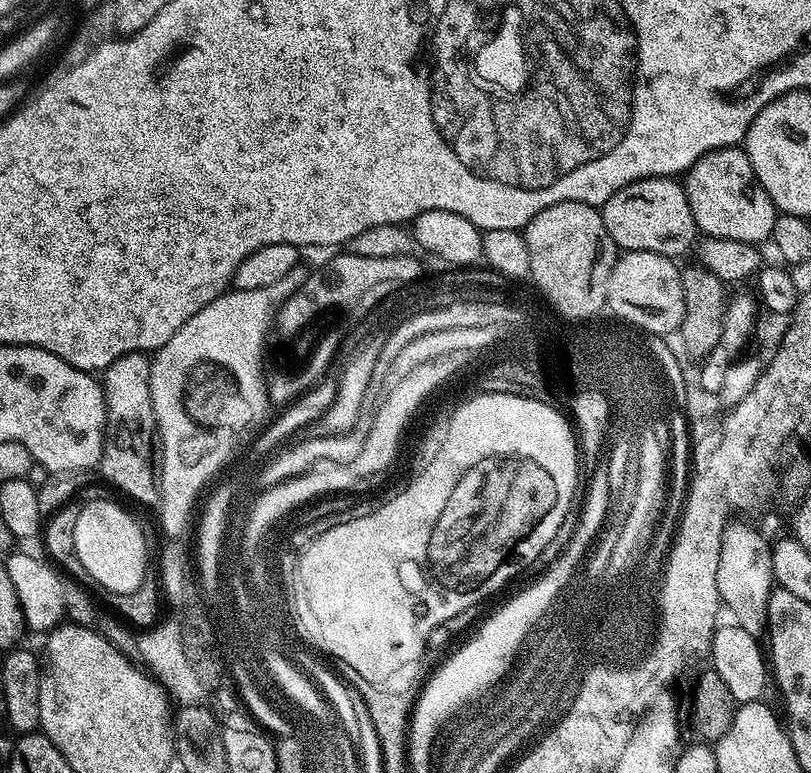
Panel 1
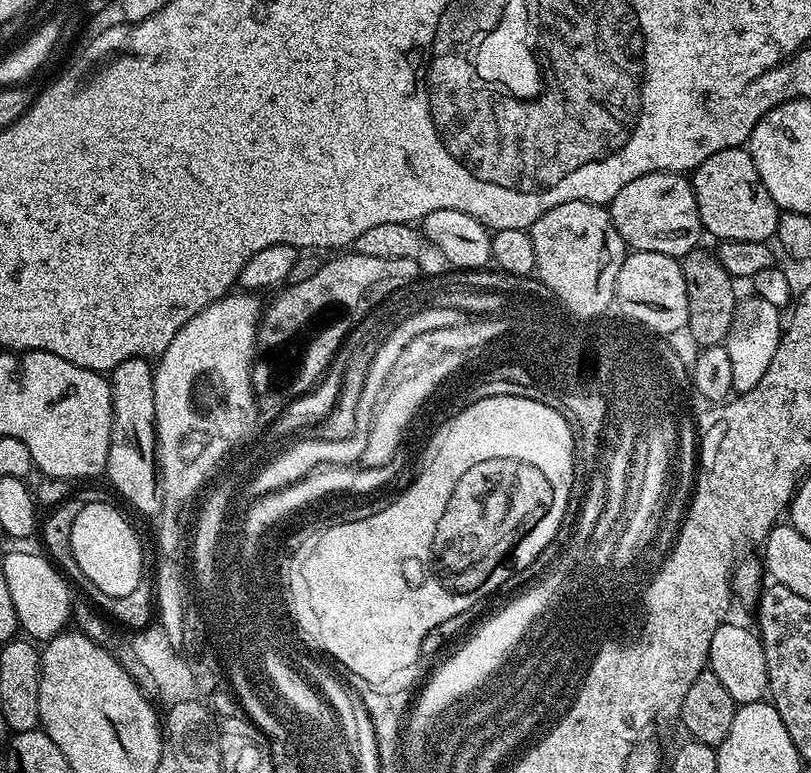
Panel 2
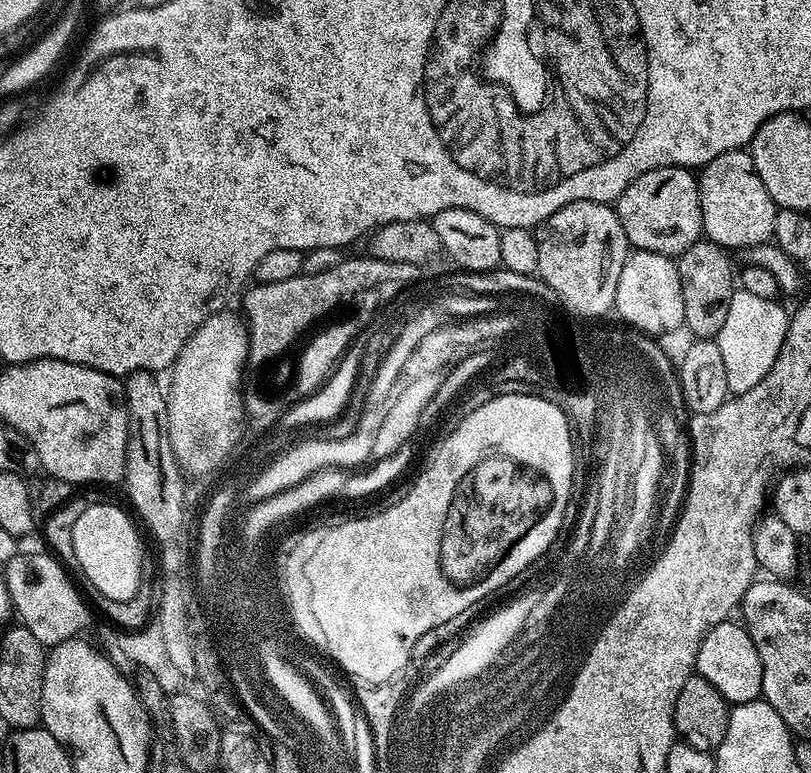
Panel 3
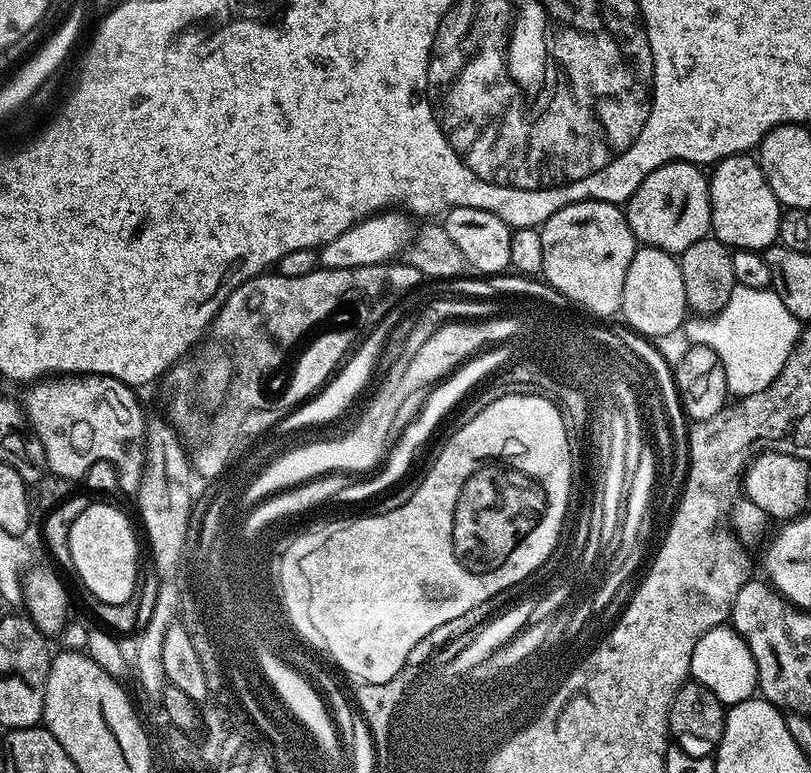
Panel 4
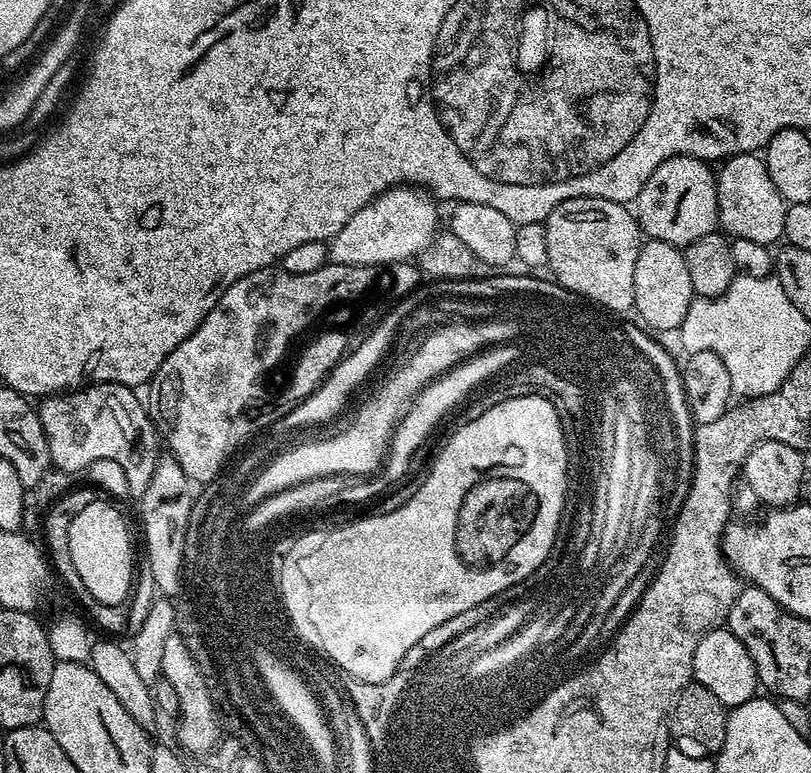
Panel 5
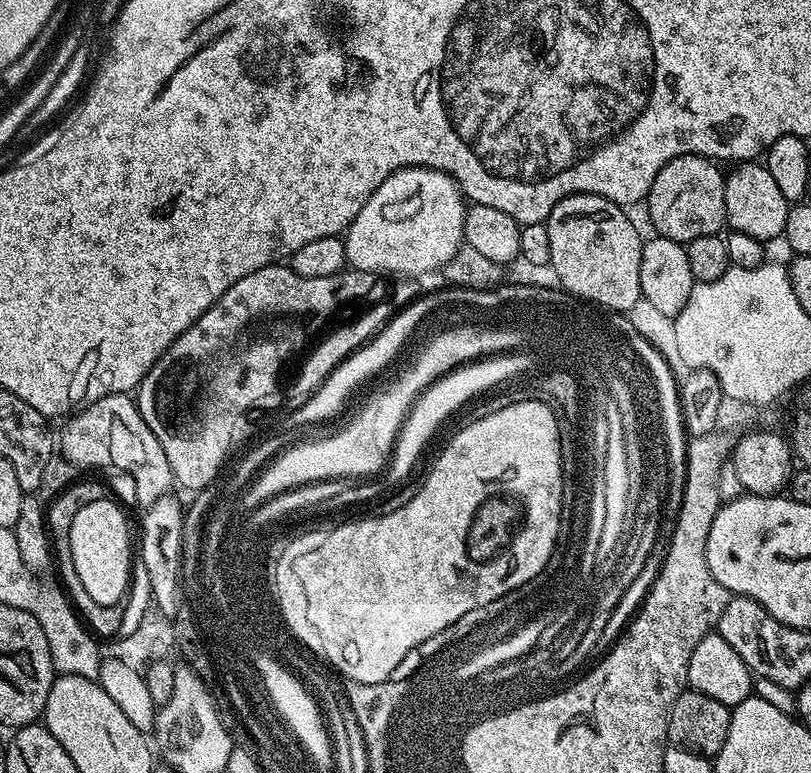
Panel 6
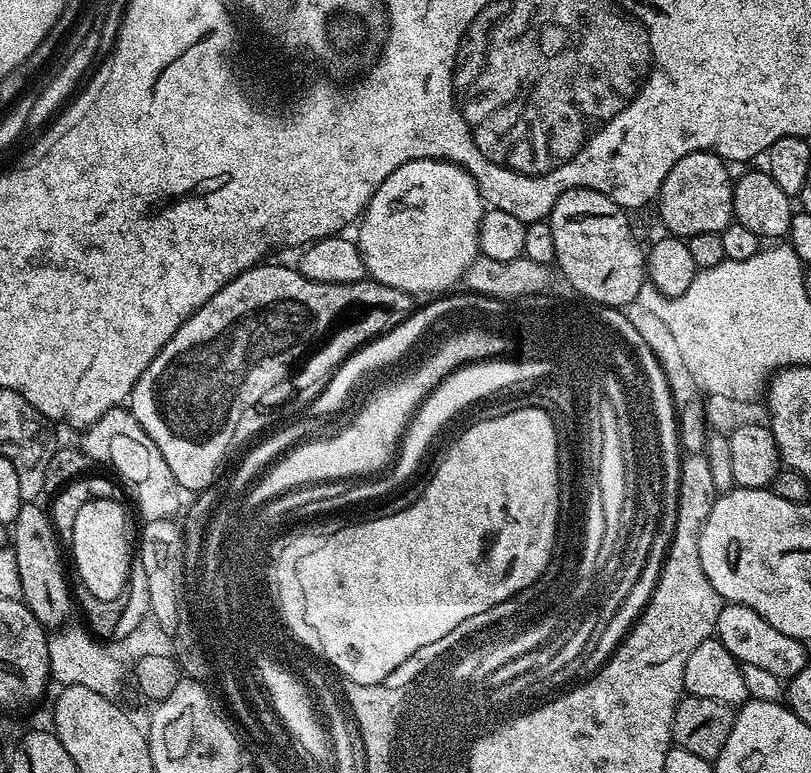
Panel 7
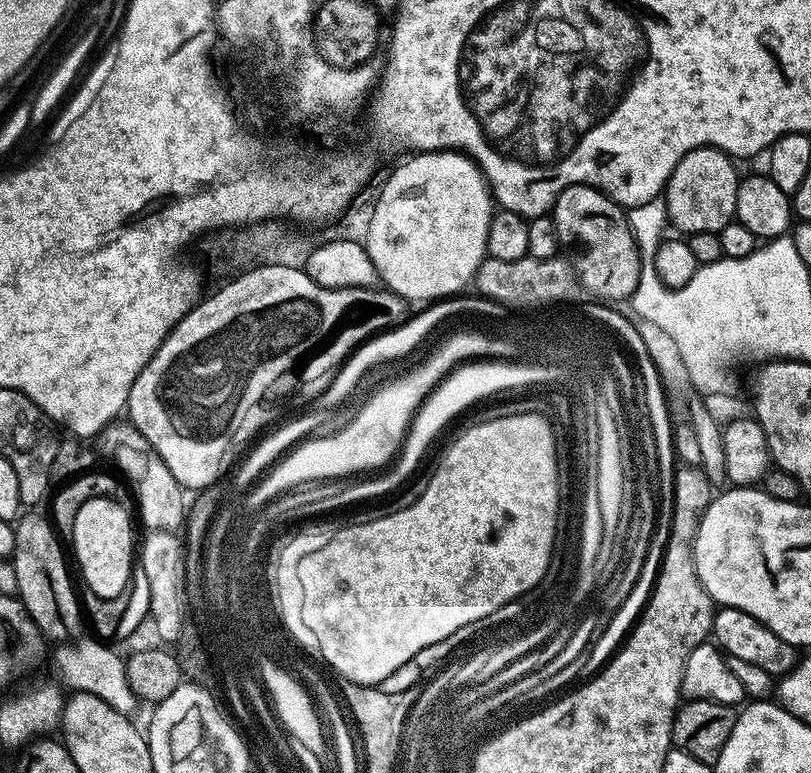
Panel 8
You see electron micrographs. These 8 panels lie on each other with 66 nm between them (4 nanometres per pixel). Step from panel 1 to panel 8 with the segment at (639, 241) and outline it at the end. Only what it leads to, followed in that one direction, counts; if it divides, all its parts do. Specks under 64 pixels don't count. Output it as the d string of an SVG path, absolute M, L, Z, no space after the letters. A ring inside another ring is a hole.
M699 148L690 150L674 166L667 185L662 193L662 199L667 208L667 219L671 227L676 227L680 234L691 234L693 232L714 232L719 234L726 225L736 220L736 203L738 202L738 186L740 185L741 173L736 173L737 161L729 156L721 148Z

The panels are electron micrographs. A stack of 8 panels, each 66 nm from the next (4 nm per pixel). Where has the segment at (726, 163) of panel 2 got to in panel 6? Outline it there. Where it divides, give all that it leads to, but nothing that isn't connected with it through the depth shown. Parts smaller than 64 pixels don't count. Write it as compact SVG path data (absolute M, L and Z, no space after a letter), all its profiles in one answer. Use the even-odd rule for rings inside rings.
M740 162L724 178L724 197L726 198L726 224L733 232L750 234L765 242L779 241L784 234L786 214L790 202L778 190L770 170L760 162Z

